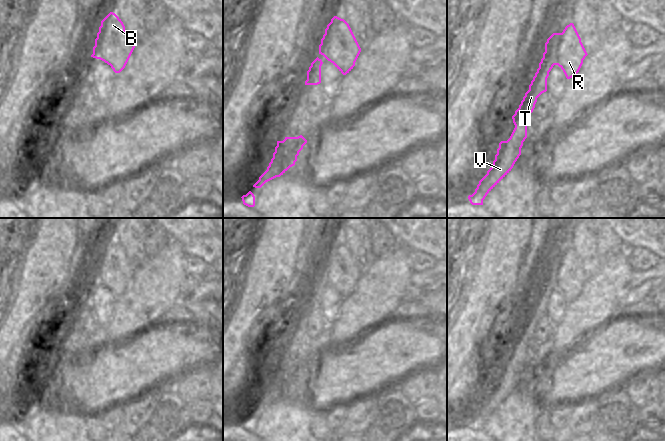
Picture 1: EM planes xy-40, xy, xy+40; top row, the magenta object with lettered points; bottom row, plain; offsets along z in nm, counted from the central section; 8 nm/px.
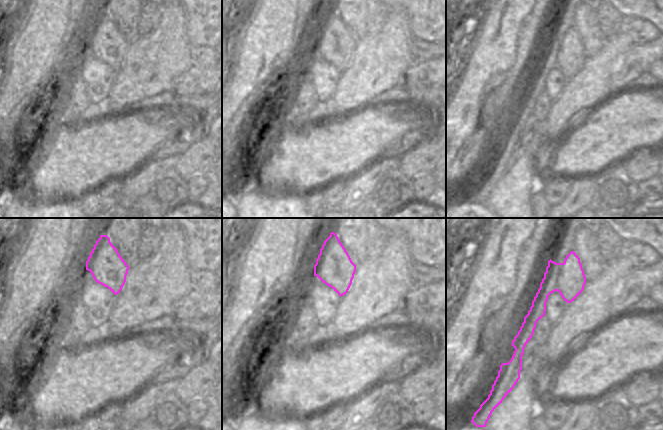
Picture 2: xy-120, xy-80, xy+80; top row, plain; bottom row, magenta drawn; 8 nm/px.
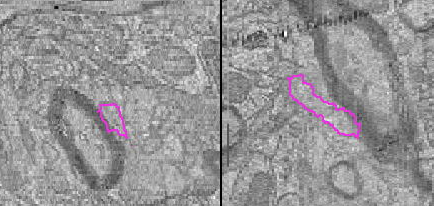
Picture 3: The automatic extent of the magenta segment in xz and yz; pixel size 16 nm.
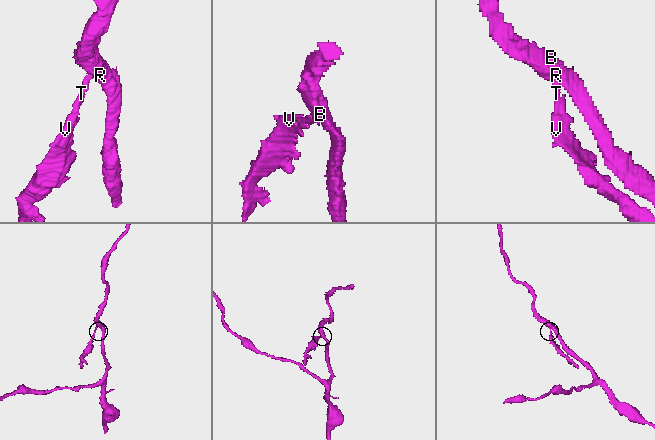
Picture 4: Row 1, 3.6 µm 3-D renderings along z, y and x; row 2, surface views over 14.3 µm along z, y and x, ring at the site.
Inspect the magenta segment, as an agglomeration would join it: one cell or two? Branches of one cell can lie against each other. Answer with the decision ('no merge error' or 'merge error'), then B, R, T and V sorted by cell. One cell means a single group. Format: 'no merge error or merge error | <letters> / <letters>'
merge error | B R / T V

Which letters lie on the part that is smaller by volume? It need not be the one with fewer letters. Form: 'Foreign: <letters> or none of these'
Foreign: T, V

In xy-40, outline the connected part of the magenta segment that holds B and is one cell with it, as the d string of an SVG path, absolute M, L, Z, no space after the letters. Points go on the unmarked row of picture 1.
M110 236L101 245L91 281L104 285L115 297L120 297L134 272L123 246L115 237Z

